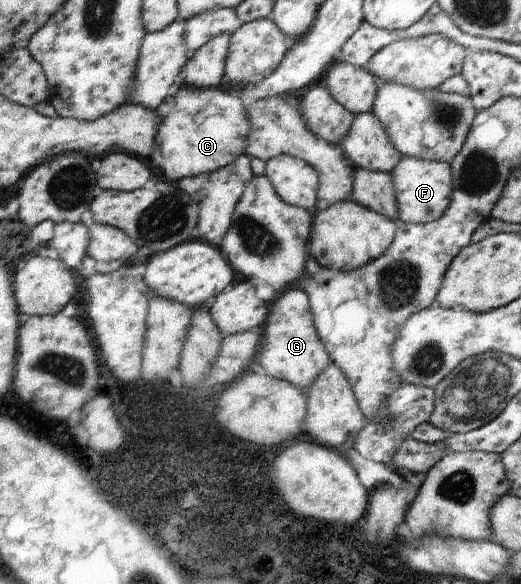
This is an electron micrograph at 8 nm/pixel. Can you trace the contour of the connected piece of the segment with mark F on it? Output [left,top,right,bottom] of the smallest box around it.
[391,156,451,224]

